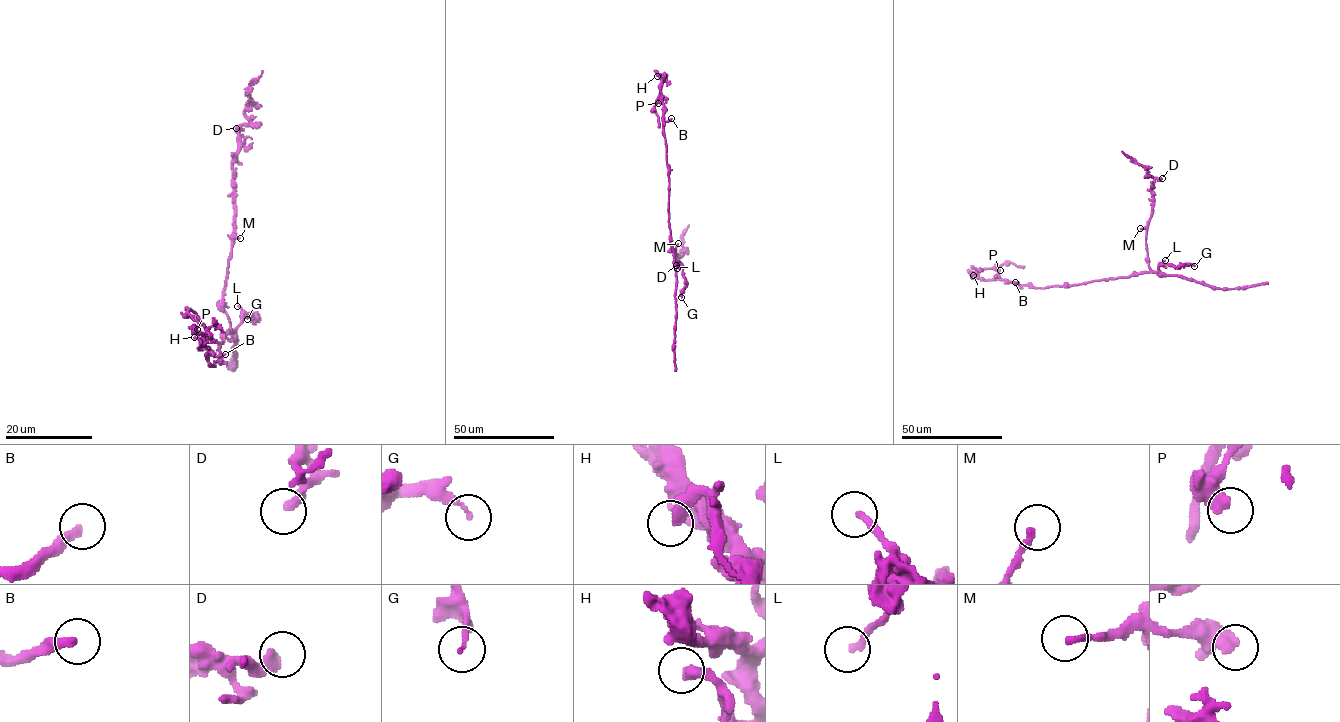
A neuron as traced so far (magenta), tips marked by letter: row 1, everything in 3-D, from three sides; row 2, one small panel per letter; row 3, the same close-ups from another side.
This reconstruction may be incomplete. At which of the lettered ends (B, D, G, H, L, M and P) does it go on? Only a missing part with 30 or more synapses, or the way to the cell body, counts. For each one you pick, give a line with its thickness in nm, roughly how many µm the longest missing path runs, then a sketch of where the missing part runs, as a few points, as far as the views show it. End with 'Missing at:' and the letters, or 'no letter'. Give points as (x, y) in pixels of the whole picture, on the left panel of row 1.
B: Thickness 340 nm. Missing length about 10 µm. Course of what is missing: (225, 354), (234, 352), (234, 335)
Missing at: B

